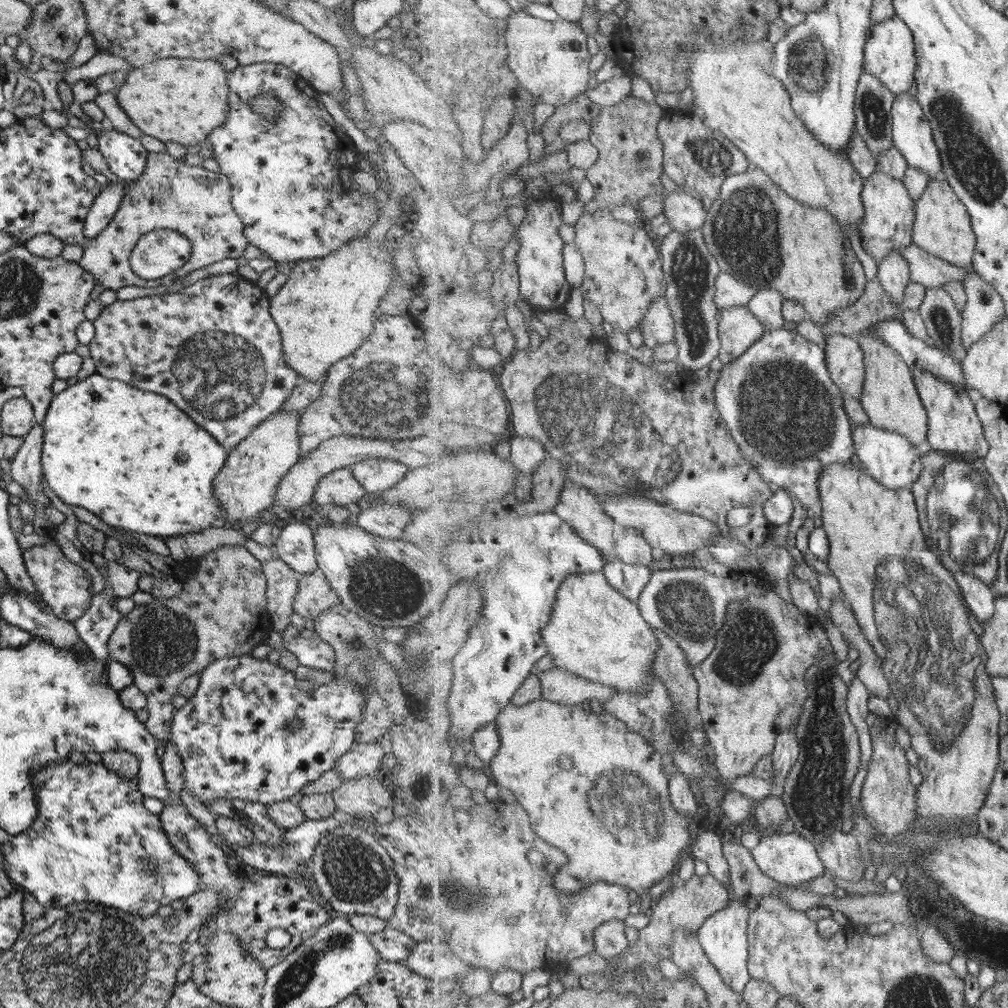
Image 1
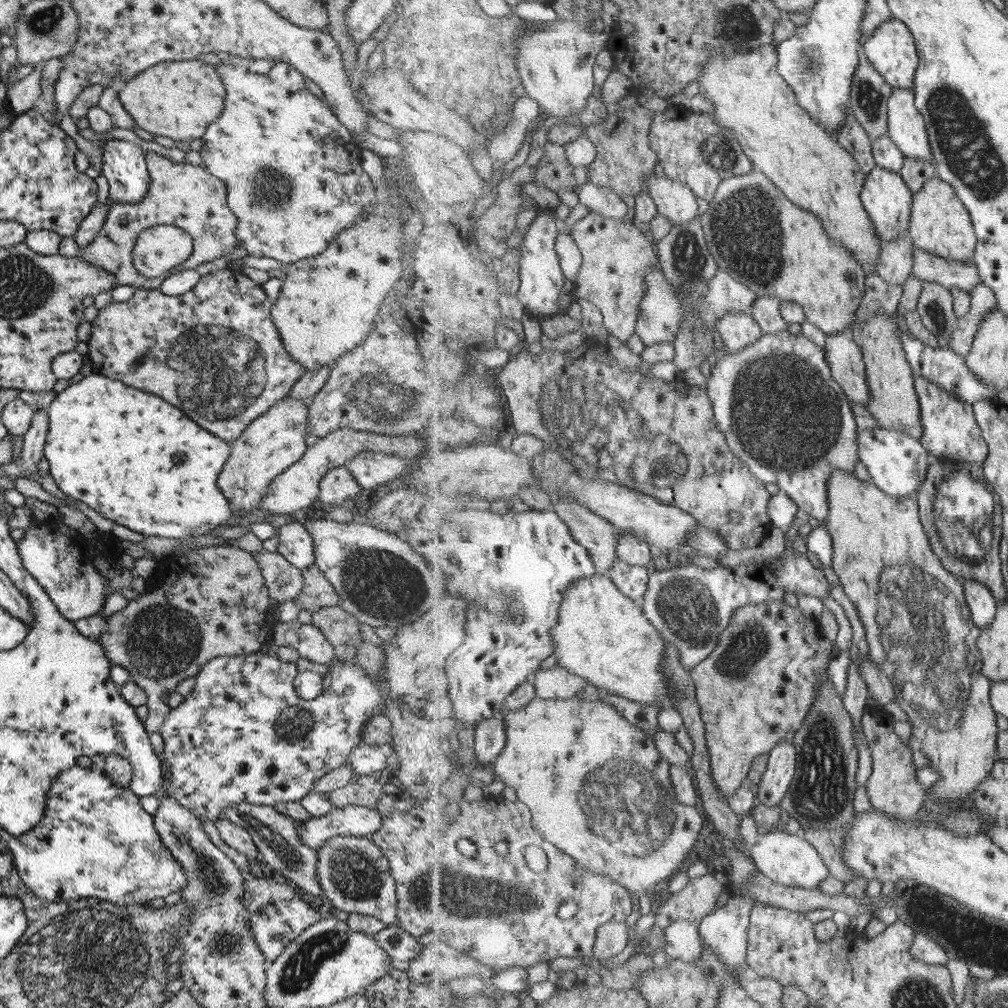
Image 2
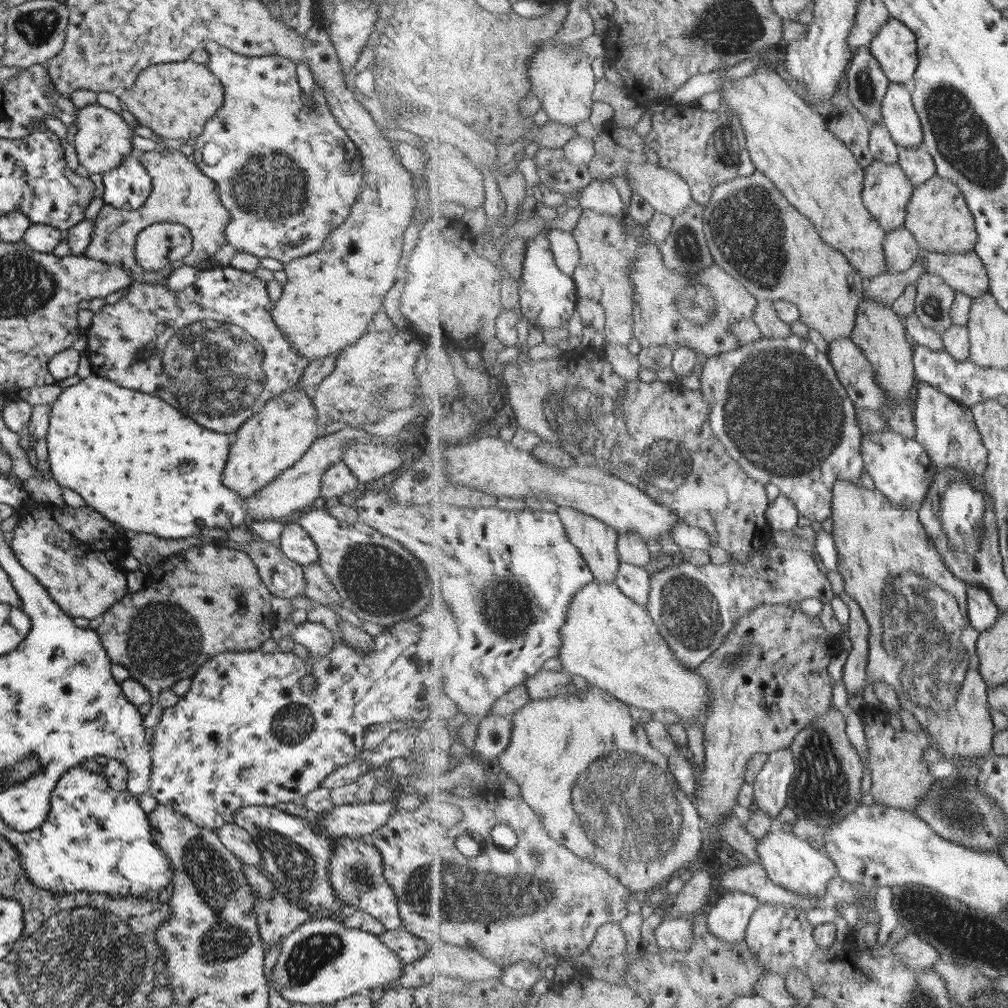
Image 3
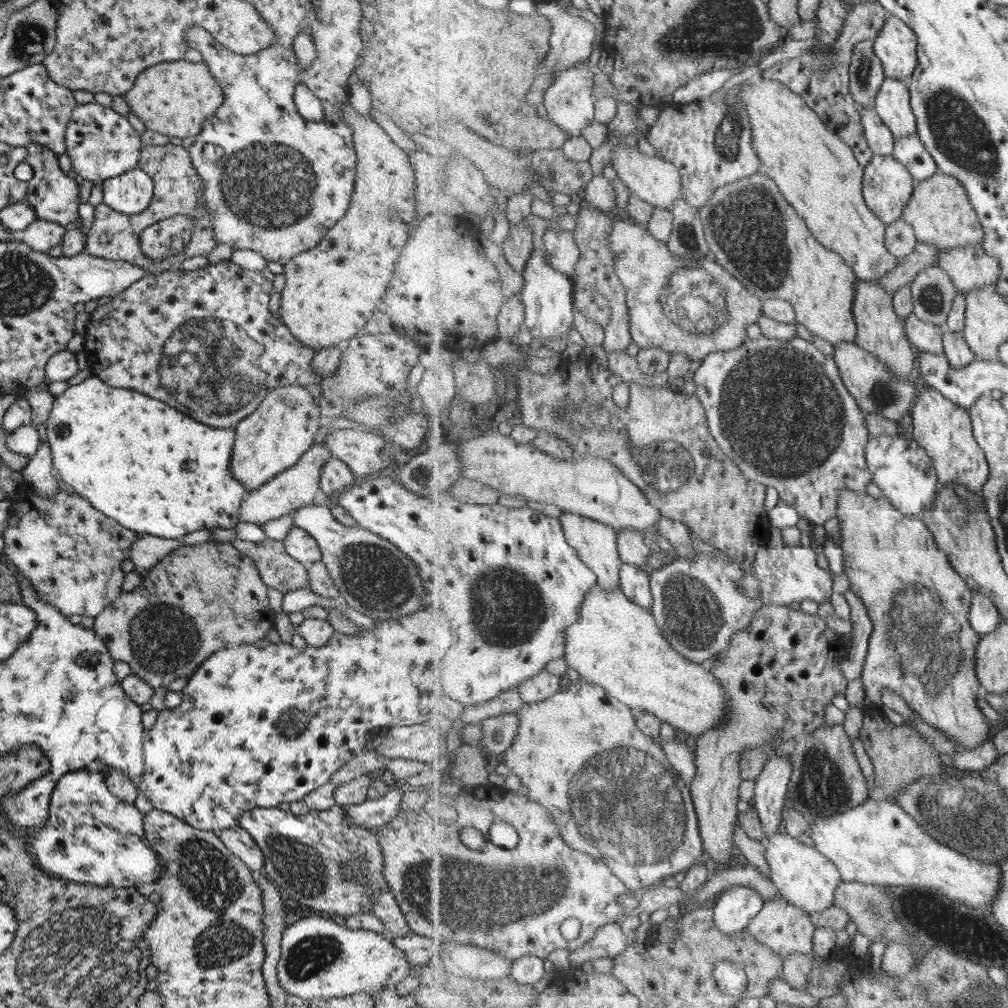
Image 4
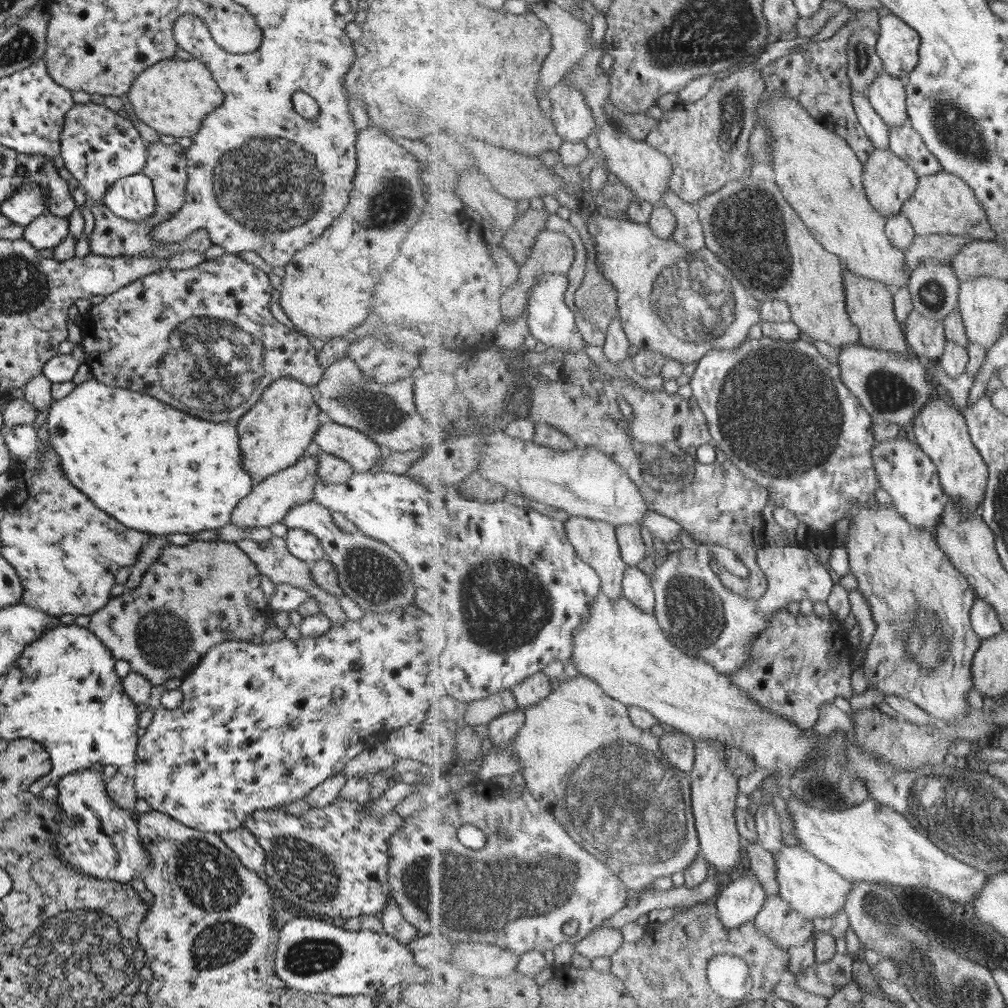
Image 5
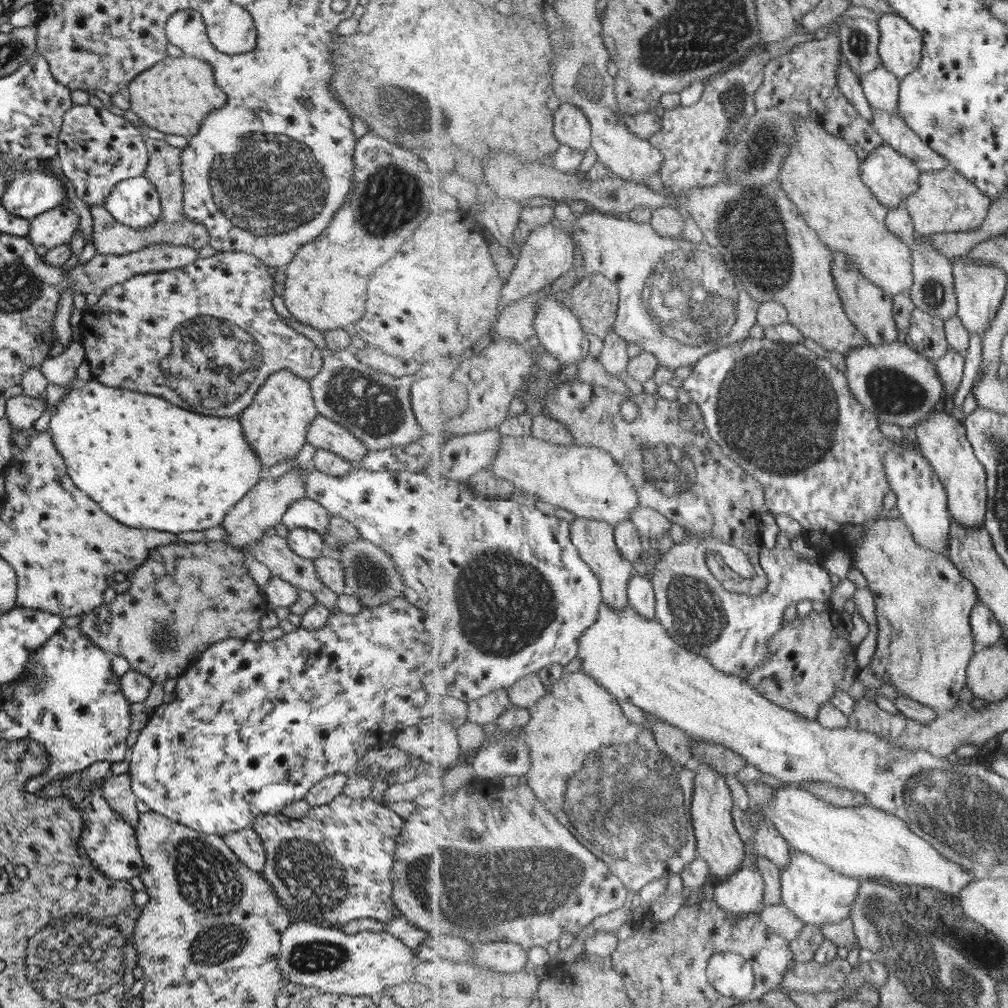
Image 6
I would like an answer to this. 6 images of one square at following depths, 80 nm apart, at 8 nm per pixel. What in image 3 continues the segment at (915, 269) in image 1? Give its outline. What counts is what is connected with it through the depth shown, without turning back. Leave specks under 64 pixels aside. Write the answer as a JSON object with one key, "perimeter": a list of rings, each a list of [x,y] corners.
{"perimeter":[[[922,250],[921,255],[926,272],[943,278],[956,291],[977,297],[990,289],[991,277],[975,250],[967,255],[947,255]]]}

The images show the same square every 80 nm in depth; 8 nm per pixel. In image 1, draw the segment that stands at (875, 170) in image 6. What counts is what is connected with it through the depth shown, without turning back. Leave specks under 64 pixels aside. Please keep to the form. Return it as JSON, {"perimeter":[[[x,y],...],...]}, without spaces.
{"perimeter":[[[879,170],[864,182],[862,202],[866,211],[861,222],[862,247],[877,263],[887,255],[904,251],[914,243],[913,228],[916,220],[916,201],[902,180]]]}

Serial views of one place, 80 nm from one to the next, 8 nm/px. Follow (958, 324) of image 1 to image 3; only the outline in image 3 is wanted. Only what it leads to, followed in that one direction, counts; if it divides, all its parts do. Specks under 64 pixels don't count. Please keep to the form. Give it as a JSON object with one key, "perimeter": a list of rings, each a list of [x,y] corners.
{"perimeter":[[[925,272],[916,283],[916,313],[925,326],[942,336],[954,326],[951,316],[956,290],[943,278]]]}

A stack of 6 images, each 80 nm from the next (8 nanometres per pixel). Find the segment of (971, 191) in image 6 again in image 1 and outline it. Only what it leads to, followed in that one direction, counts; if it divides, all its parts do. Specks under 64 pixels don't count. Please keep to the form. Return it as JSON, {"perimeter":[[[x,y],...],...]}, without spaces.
{"perimeter":[[[931,179],[927,190],[916,202],[915,216],[913,240],[916,246],[961,269],[973,268],[978,239],[968,208],[961,202],[954,187],[944,179]]]}

